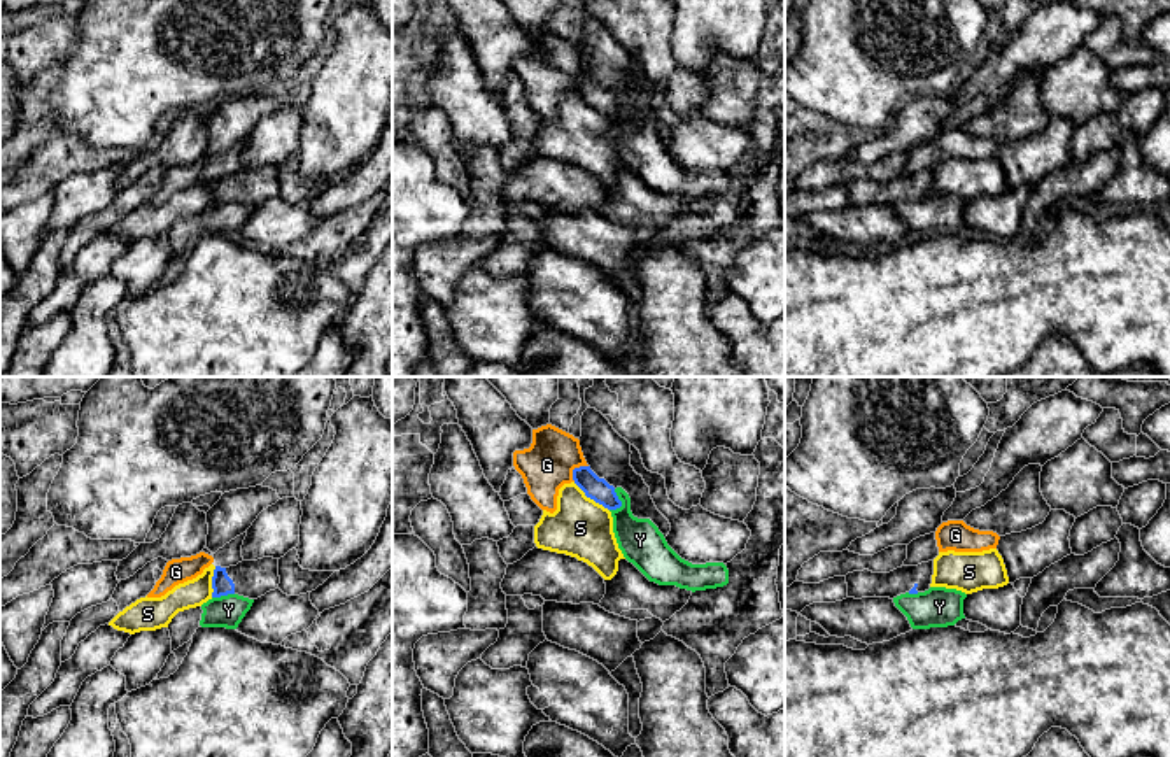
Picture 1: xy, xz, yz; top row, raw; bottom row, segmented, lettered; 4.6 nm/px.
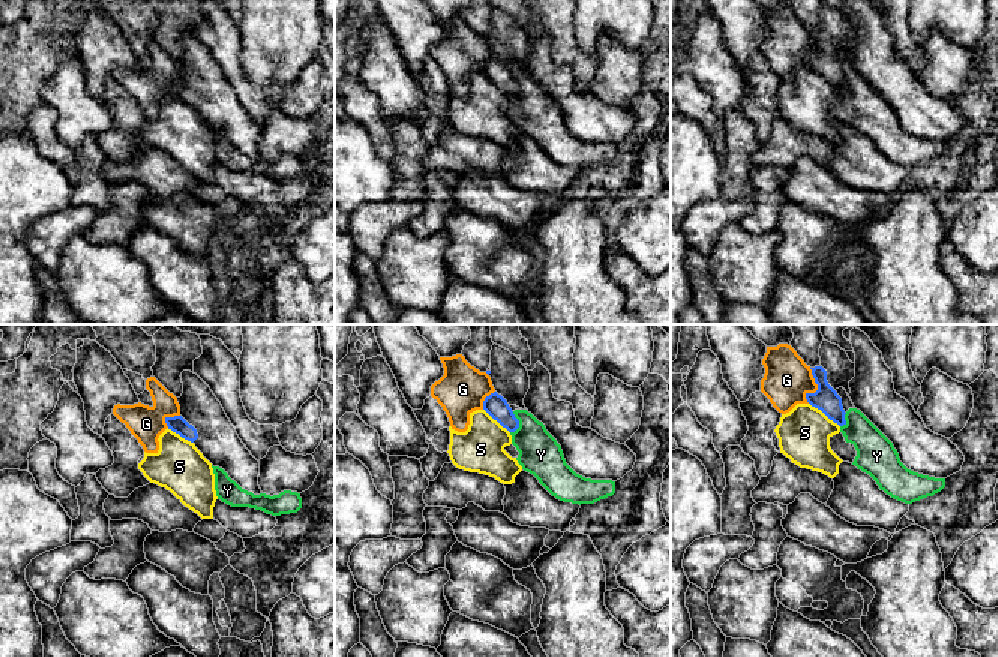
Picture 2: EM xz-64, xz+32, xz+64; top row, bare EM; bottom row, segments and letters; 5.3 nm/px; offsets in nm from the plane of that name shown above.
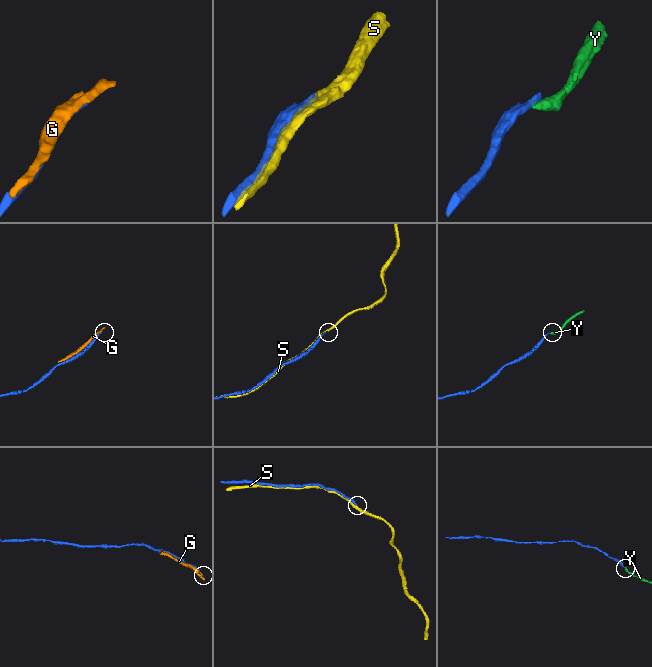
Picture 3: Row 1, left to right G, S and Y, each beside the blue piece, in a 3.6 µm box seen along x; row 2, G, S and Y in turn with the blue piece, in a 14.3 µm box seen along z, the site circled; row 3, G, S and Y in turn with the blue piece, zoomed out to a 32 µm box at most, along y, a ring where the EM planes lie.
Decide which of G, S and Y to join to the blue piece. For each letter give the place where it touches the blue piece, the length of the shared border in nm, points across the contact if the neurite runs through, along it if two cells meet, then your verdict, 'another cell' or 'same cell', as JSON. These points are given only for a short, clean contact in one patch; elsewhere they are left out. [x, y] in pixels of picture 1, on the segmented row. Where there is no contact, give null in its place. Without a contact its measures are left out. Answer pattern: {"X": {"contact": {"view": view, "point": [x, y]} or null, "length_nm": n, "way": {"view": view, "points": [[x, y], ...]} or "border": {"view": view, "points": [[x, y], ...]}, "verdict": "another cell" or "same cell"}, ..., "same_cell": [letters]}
{"G": {"contact": {"view": "xz", "point": [575, 468]}, "length_nm": 100, "verdict": "another cell"}, "S": {"contact": {"view": "xz", "point": [591, 498]}, "length_nm": 220, "verdict": "another cell"}, "Y": {"contact": {"view": "xz", "point": [620, 503]}, "length_nm": 110, "border": {"view": "xz", "points": [[613, 489], [620, 505], [610, 510]]}, "verdict": "another cell"}, "same_cell": []}

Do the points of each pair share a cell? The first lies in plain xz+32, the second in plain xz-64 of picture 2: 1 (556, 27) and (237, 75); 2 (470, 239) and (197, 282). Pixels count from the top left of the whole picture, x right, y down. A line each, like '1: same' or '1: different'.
1: same
2: same

